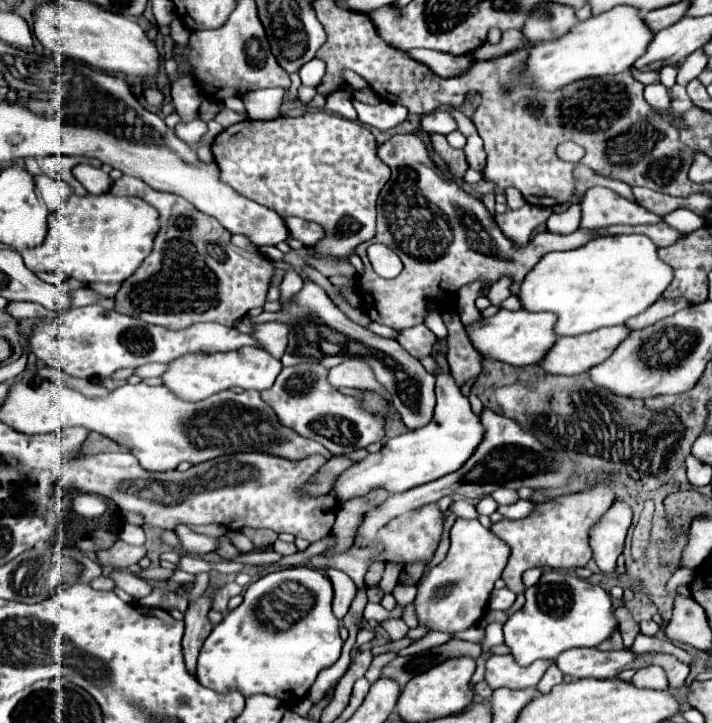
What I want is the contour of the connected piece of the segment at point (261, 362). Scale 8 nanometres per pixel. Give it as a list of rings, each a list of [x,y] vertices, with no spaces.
[[[240,347],[240,351],[226,351],[226,353],[212,353],[212,355],[182,355],[180,359],[168,363],[168,371],[162,375],[162,379],[164,385],[178,399],[200,401],[232,387],[256,389],[256,391],[270,389],[280,371],[282,371],[282,363],[270,357],[264,349]]]

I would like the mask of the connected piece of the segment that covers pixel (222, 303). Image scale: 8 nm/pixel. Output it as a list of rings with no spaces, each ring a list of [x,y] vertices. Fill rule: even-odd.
[[[130,175],[114,181],[110,193],[140,197],[160,213],[160,231],[152,253],[118,291],[118,313],[168,329],[184,329],[198,321],[214,321],[230,327],[250,309],[266,303],[266,291],[274,271],[272,265],[264,257],[234,247],[230,243],[230,231],[214,217],[198,211],[184,197],[156,191]]]

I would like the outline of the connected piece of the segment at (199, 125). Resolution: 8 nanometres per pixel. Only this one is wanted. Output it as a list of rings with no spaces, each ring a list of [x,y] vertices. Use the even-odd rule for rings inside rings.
[[[194,119],[194,121],[188,123],[186,127],[184,127],[184,125],[176,125],[176,135],[178,135],[182,141],[186,141],[188,145],[196,143],[204,133],[206,133],[206,123],[200,121],[200,119]]]

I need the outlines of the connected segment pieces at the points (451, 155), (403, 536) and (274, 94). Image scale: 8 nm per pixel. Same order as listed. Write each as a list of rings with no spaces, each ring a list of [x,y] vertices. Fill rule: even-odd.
[[[430,135],[430,139],[432,139],[432,147],[436,149],[436,153],[450,165],[452,175],[456,179],[462,179],[464,173],[466,173],[466,169],[468,169],[468,161],[466,161],[464,151],[450,147],[444,135]]]
[[[426,505],[420,509],[420,513],[414,511],[414,513],[392,519],[370,545],[382,545],[384,547],[382,561],[410,563],[416,559],[432,559],[432,555],[438,547],[440,535],[442,535],[442,513],[438,511],[436,505]]]
[[[272,87],[272,89],[258,89],[250,91],[242,97],[248,117],[250,119],[274,119],[280,115],[284,89]]]

